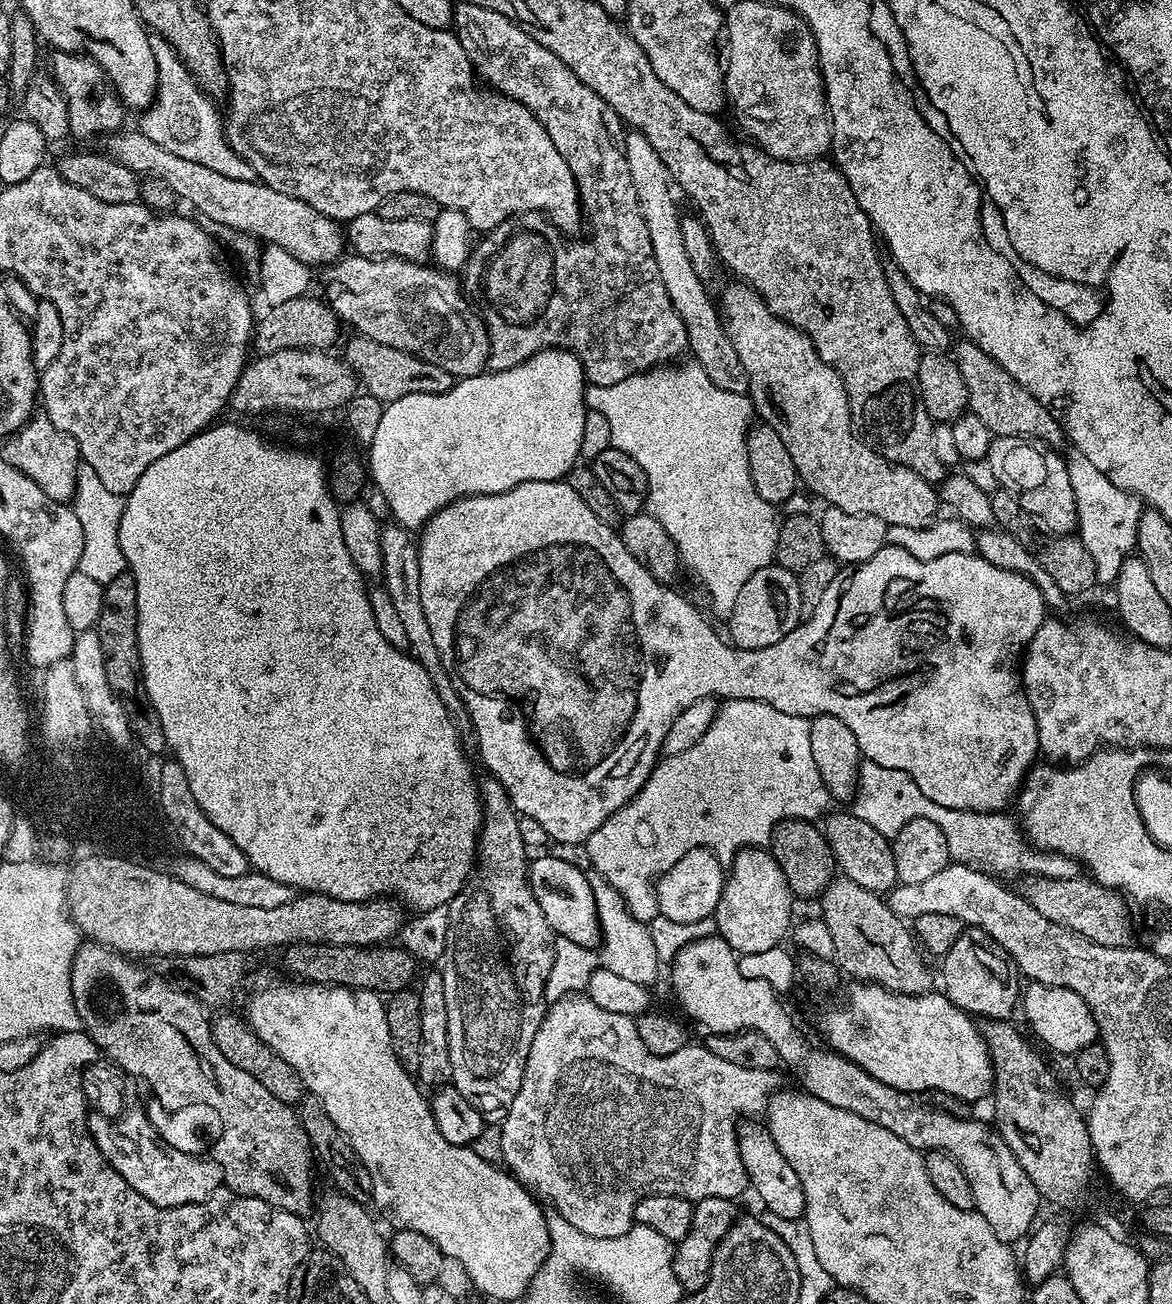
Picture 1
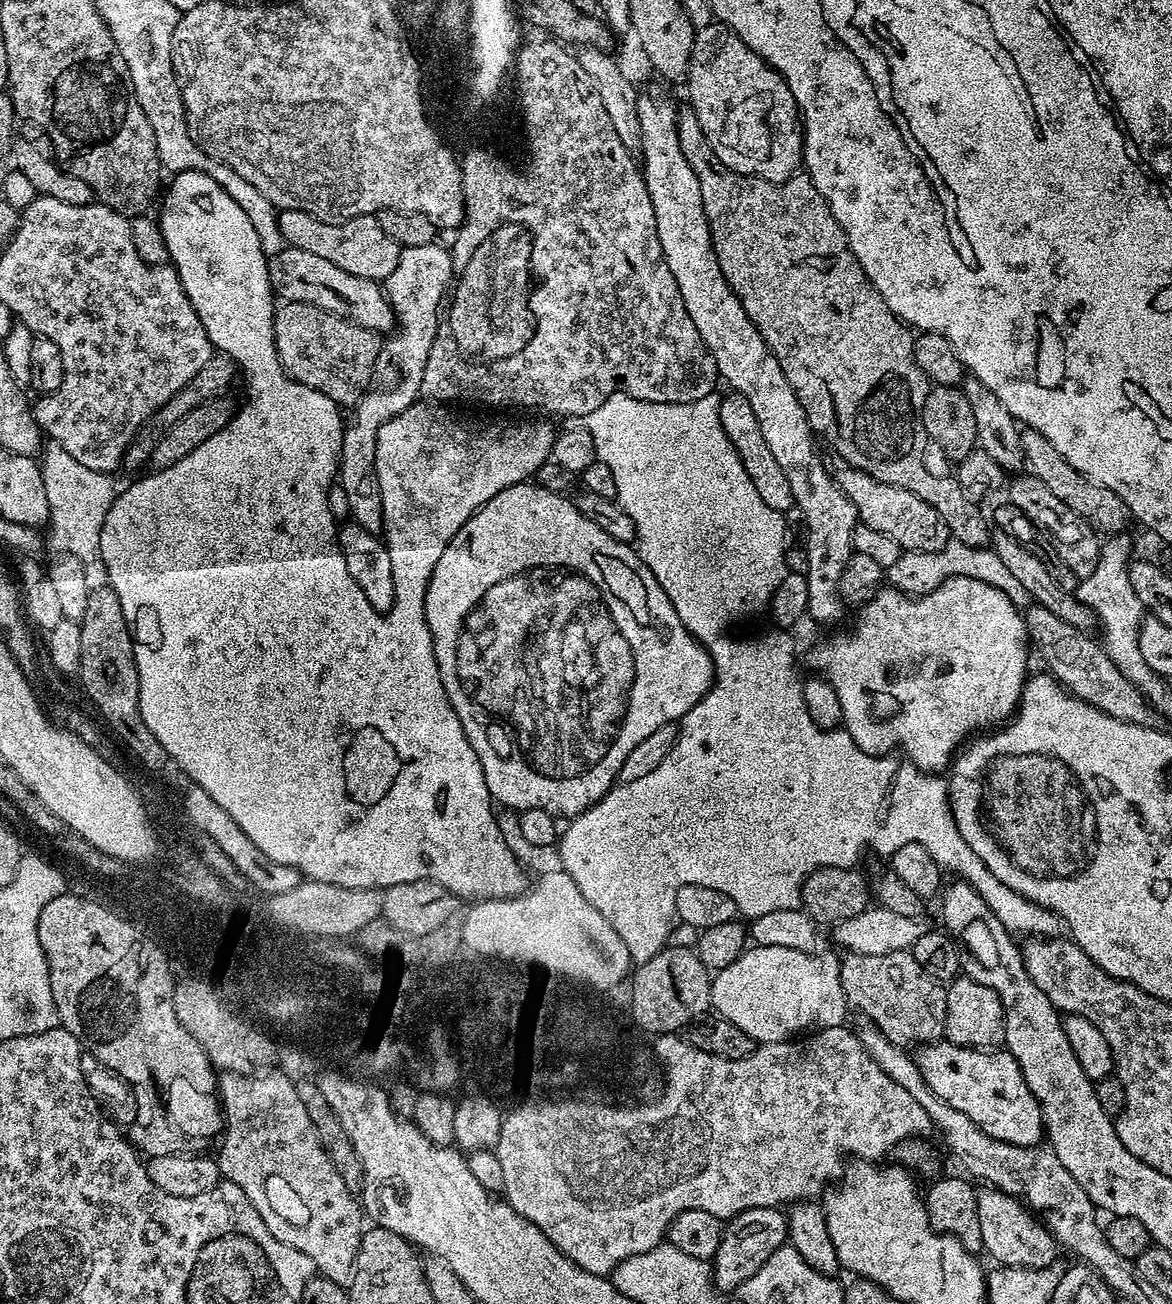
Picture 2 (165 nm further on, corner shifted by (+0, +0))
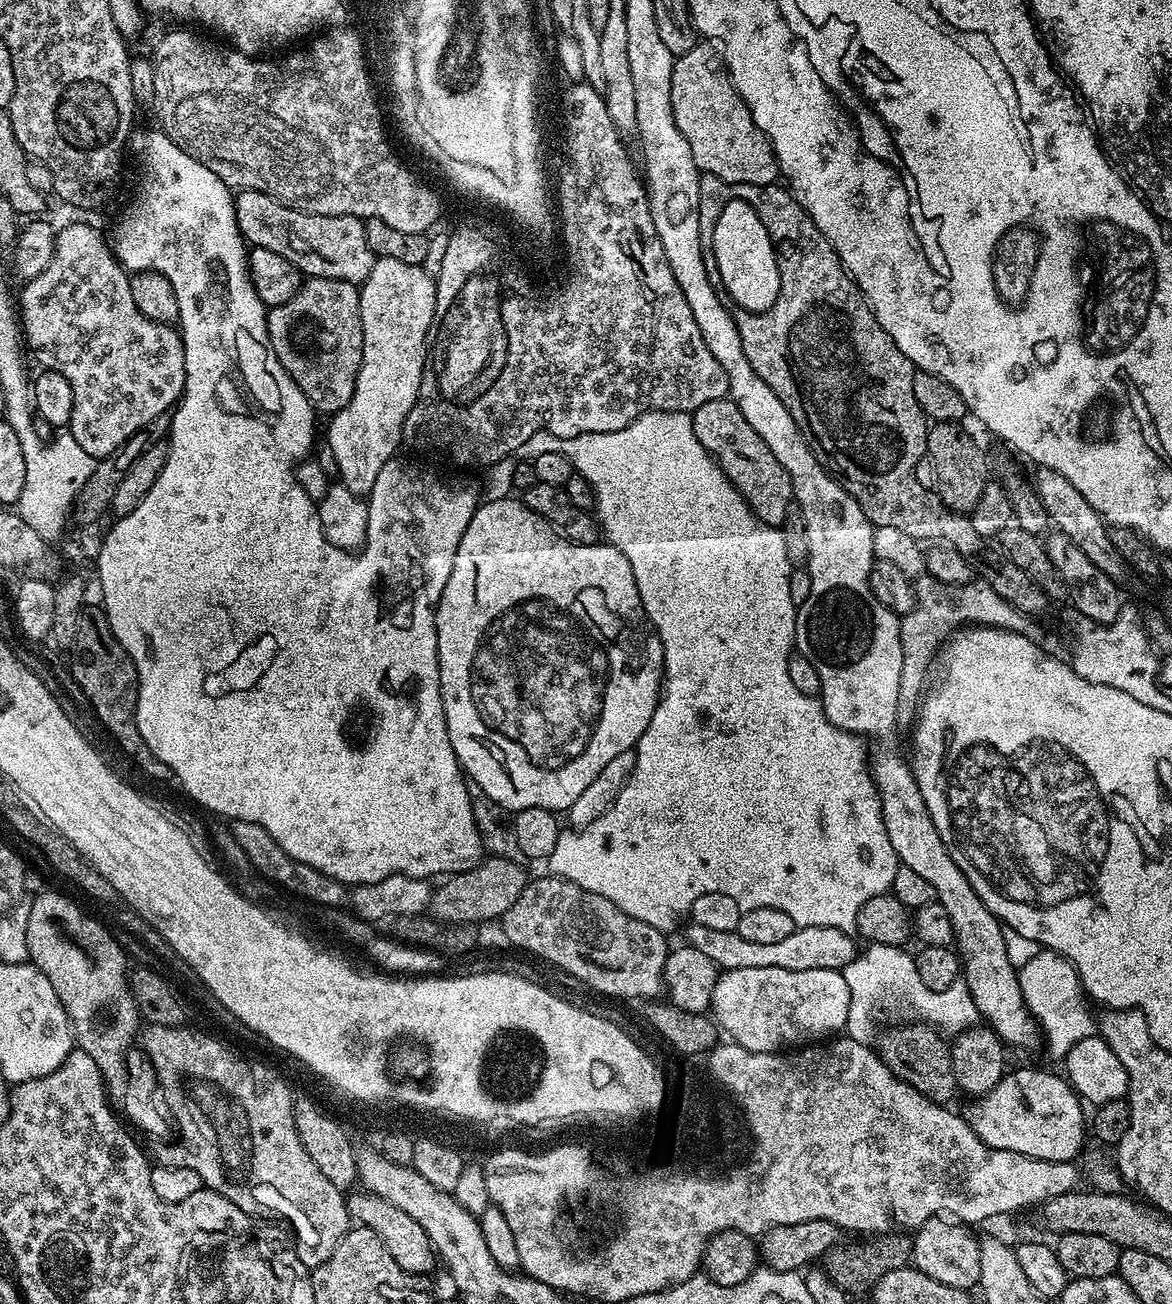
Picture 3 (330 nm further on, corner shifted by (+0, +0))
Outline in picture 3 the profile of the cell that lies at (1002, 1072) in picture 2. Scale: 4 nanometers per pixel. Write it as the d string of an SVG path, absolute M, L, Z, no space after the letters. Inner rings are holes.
M1016 1068L1009 1071L990 1090L988 1095L973 1099L968 1109L962 1112L969 1126L982 1138L987 1148L1010 1150L1014 1154L1026 1154L1030 1158L1038 1158L1046 1162L1072 1162L1084 1148L1084 1132L1086 1136L1086 1112L1072 1085L1063 1075L1055 1076L1044 1068Z

